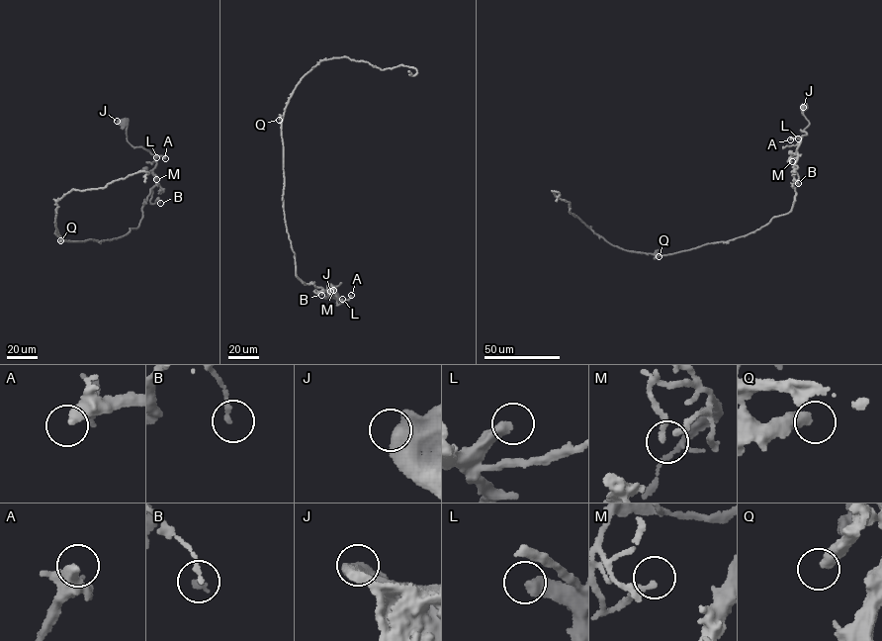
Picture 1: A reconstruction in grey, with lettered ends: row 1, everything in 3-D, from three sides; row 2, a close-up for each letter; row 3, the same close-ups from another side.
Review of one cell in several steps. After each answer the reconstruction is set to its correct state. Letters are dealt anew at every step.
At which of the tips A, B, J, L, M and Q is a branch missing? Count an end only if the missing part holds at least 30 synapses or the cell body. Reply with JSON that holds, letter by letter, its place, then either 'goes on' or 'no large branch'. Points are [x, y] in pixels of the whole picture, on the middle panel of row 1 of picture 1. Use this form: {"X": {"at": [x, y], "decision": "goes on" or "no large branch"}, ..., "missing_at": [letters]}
{"A": {"at": [351, 295], "decision": "goes on"}, "B": {"at": [321, 295], "decision": "no large branch"}, "J": {"at": [330, 291], "decision": "no large branch"}, "L": {"at": [342, 299], "decision": "goes on"}, "M": {"at": [333, 290], "decision": "no large branch"}, "Q": {"at": [279, 120], "decision": "no large branch"}, "missing_at": ["A", "L"]}

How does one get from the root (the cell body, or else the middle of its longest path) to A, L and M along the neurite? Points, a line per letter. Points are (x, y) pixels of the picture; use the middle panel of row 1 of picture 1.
A: (335, 295), (325, 298), (334, 295), (337, 305), (351, 295)
L: (335, 295), (325, 298), (334, 295), (337, 305), (342, 299)
M: (335, 295), (325, 298), (334, 295), (339, 305), (341, 303), (336, 297), (331, 295), (333, 290)

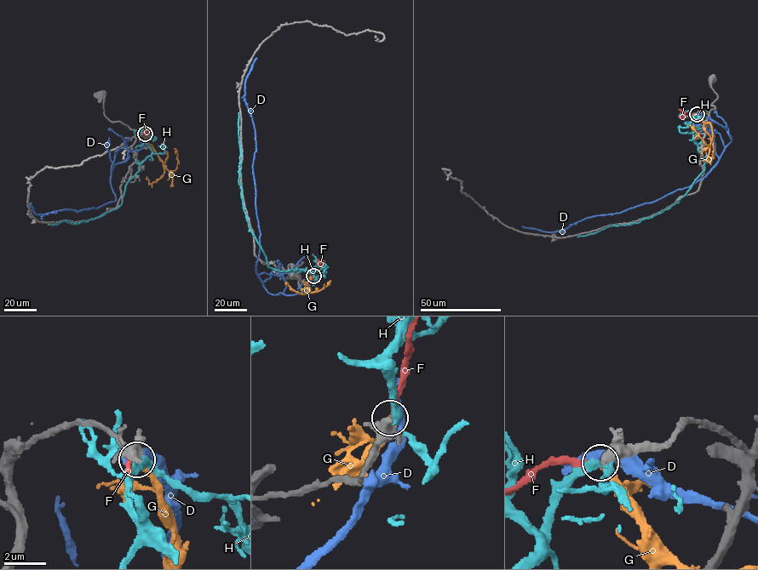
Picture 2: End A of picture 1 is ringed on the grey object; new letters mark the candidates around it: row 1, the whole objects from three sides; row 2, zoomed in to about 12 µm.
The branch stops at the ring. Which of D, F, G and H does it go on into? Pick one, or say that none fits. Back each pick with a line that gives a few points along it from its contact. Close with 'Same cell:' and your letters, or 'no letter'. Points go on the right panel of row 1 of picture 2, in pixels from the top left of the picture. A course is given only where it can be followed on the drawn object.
F: it runs (697, 113), (686, 116), (679, 109)
Same cell: F

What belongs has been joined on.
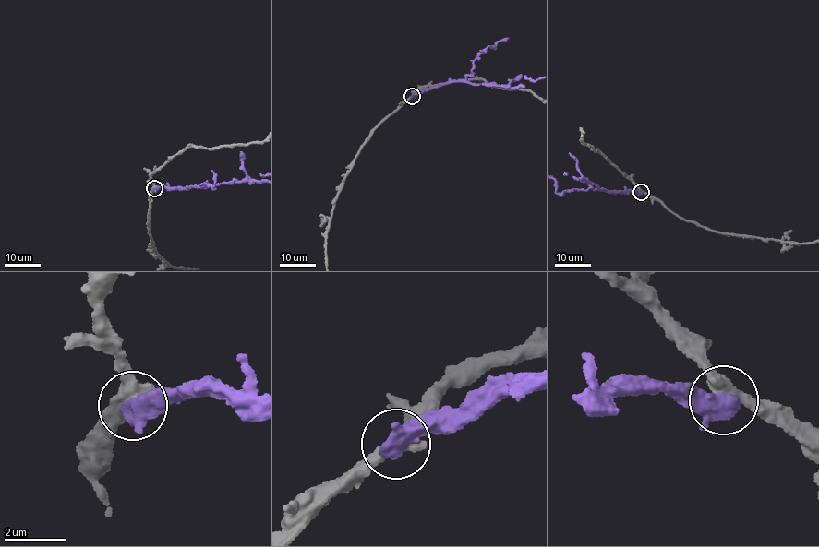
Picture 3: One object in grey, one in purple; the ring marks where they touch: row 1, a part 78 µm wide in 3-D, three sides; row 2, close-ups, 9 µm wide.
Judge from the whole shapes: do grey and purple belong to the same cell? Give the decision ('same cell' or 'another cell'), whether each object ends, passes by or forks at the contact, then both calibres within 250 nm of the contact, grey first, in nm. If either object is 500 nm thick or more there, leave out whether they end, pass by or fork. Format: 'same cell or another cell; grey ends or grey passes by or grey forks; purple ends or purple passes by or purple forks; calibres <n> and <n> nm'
another cell; calibres 440 and 700 nm

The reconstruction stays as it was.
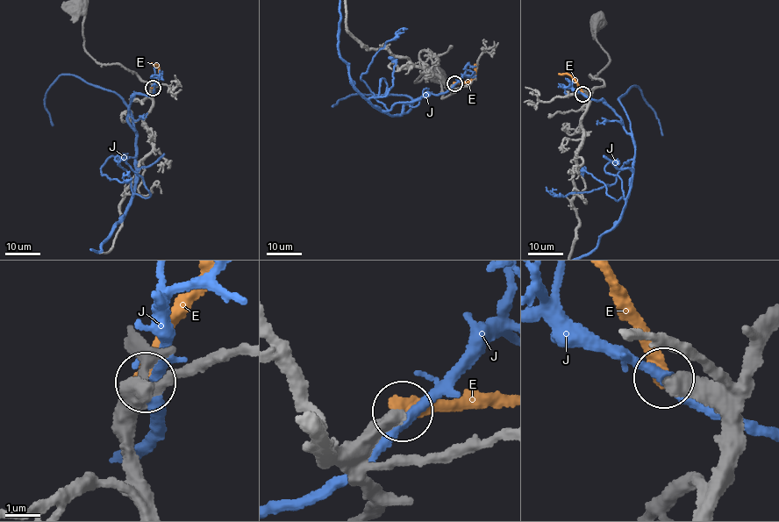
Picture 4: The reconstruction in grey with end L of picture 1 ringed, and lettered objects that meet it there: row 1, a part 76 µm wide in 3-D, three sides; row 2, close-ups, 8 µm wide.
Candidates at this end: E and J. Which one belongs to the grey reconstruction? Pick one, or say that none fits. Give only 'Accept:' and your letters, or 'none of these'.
Accept: none of these

